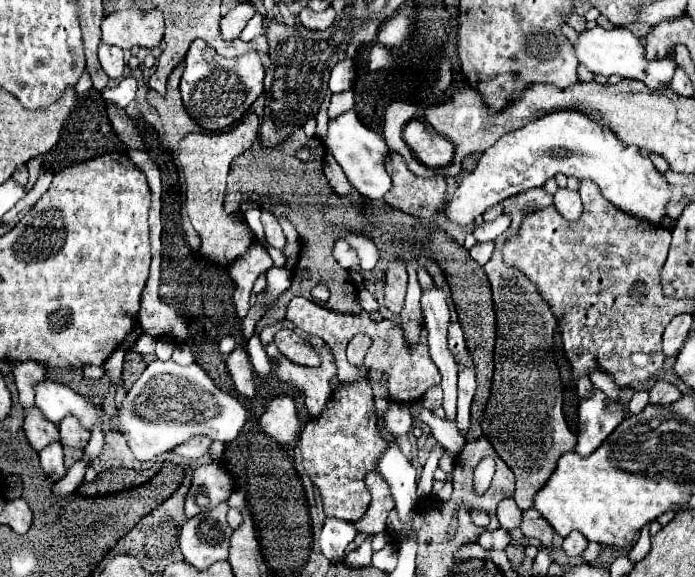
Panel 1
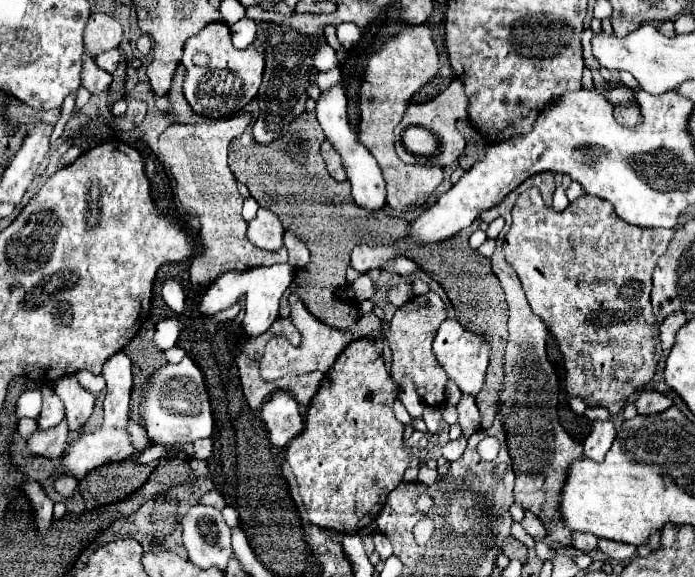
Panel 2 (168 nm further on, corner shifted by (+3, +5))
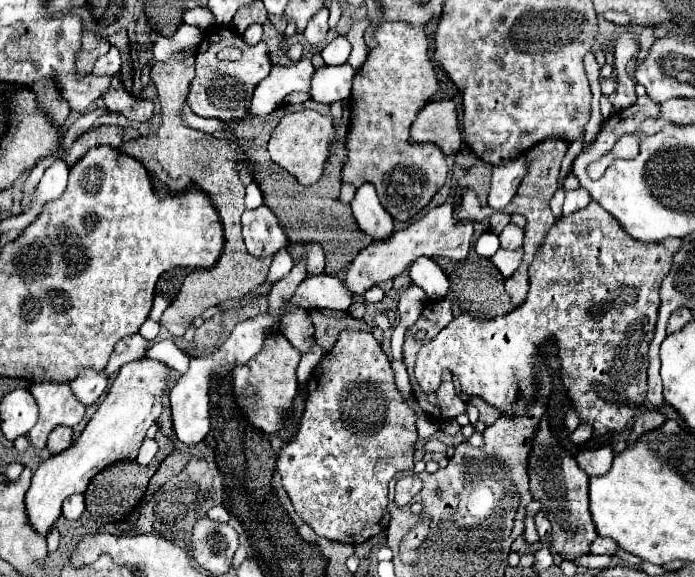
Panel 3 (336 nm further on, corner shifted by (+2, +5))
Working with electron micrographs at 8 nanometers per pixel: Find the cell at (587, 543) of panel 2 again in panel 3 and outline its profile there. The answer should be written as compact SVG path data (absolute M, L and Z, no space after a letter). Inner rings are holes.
M596 537L596 541L592 541L590 545L590 553L594 555L614 555L618 549L616 541L608 539L608 537Z

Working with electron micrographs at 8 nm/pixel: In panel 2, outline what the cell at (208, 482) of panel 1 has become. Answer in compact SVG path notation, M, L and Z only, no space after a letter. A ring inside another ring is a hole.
M217 489L205 493L199 503L201 503L201 505L211 505L211 507L215 507L215 509L219 509L219 511L225 507L225 499L221 497L221 493L219 493Z

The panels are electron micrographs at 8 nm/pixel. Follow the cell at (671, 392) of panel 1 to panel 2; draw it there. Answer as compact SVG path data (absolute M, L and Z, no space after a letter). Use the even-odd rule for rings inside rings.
M643 391L635 403L637 413L639 415L653 415L653 413L661 413L665 409L669 409L673 405L671 397L665 397L661 393L655 391Z

